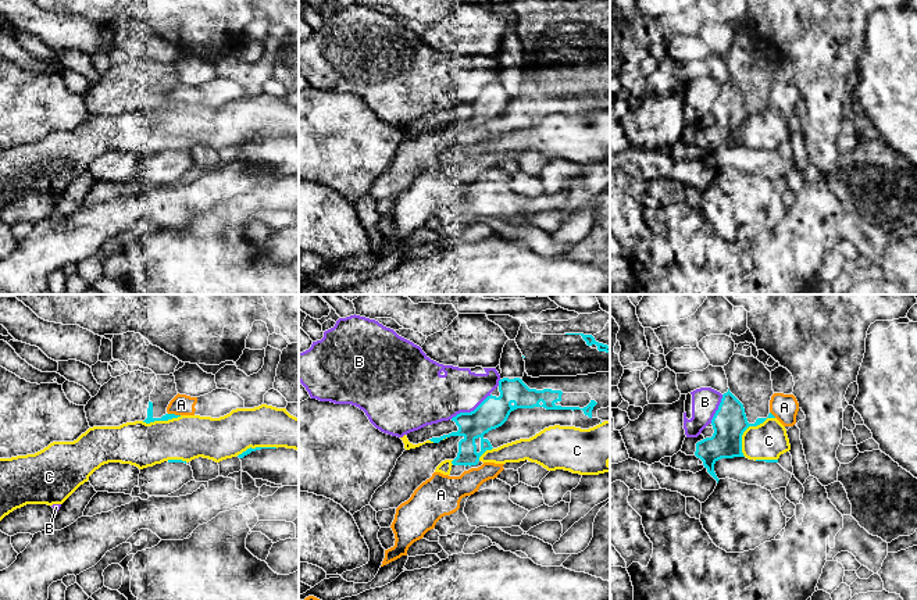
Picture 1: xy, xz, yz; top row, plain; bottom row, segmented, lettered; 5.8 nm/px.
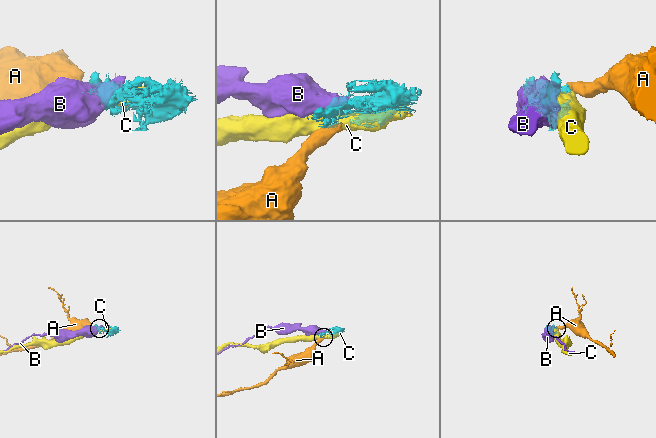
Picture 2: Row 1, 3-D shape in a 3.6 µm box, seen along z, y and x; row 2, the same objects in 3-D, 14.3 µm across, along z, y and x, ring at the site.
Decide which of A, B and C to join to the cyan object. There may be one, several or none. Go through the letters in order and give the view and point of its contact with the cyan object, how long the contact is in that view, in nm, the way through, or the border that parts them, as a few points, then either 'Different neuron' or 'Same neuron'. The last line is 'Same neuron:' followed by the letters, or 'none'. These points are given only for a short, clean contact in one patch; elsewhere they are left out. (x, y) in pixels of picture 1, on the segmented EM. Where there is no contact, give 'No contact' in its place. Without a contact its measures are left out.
A: Touches cyan at xy (174, 414). Shared border 70 nm. Different neuron
B: Touches cyan at xz (471, 411). Shared border 280 nm. Different neuron
C: Touches cyan at yz (746, 428). Shared border 300 nm. Different neuron
Same neuron: none

